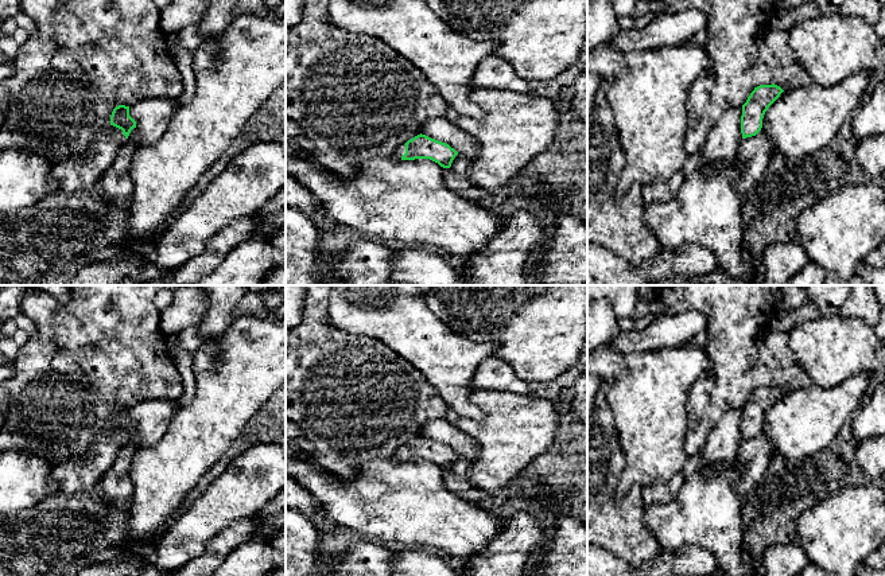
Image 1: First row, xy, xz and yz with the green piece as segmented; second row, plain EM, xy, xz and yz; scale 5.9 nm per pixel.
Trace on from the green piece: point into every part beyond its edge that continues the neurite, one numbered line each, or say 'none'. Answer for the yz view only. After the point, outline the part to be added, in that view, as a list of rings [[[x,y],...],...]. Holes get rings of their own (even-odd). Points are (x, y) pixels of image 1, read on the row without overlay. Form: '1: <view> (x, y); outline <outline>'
none

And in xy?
1: xy (80, 474); outline [[[110,427],[94,439],[86,452],[51,467],[48,479],[57,482],[58,491],[65,494],[90,491],[113,464],[124,444],[124,435]]]

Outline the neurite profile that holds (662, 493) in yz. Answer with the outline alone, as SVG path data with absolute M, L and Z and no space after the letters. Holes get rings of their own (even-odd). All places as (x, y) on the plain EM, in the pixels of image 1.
M679 472L668 482L643 486L644 505L649 507L656 503L667 503L675 499L684 482L684 475Z

